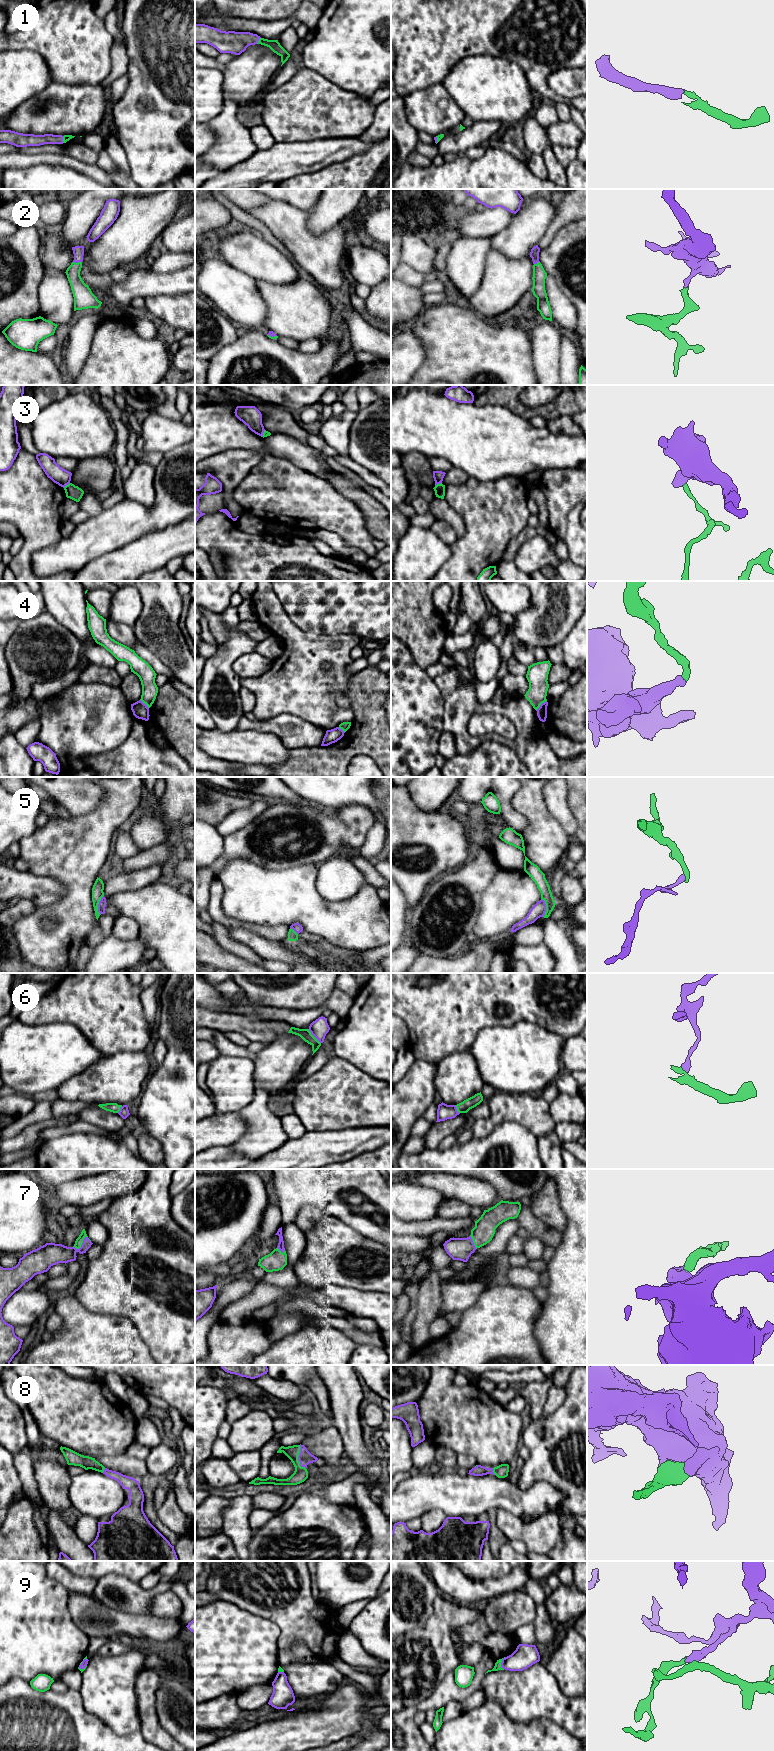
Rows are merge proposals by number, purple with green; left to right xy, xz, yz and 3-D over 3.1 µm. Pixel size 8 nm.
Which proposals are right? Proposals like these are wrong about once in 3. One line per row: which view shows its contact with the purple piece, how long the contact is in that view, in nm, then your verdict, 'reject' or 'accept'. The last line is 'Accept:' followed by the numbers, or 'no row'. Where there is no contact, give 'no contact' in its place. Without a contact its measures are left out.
1: xy | 60 nm | accept
2: xy | 70 nm | accept
3: yz | 60 nm | reject
4: yz | 120 nm | reject
5: xy | 160 nm | reject
6: xz | 160 nm | reject
7: xy | 160 nm | accept
8: xz | 200 nm | accept
9: yz | 110 nm | accept
Accept: 1, 2, 7, 8, 9

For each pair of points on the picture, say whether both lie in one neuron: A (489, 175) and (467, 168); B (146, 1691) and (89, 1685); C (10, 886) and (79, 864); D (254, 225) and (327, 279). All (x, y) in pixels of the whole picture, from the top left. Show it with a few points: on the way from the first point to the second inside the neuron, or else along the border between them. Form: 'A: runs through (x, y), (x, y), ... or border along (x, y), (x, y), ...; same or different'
A: runs through (484, 175), (474, 175), (472, 173); same
B: border along (144, 1668), (138, 1674), (135, 1685), (137, 1713); different
C: border along (28, 871), (34, 874), (51, 876), (63, 886); different
D: border along (273, 236), (295, 258); different

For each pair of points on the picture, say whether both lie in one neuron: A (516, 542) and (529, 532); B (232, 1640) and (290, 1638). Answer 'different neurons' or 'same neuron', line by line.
A: same neuron
B: different neurons

